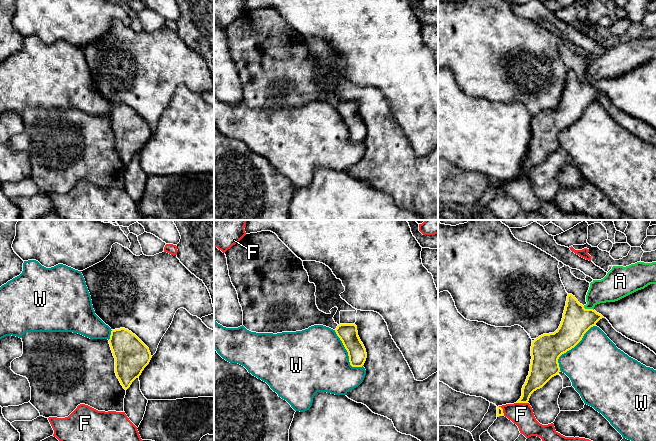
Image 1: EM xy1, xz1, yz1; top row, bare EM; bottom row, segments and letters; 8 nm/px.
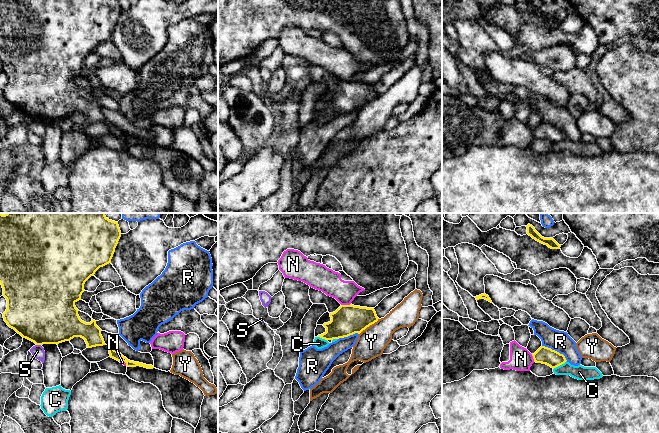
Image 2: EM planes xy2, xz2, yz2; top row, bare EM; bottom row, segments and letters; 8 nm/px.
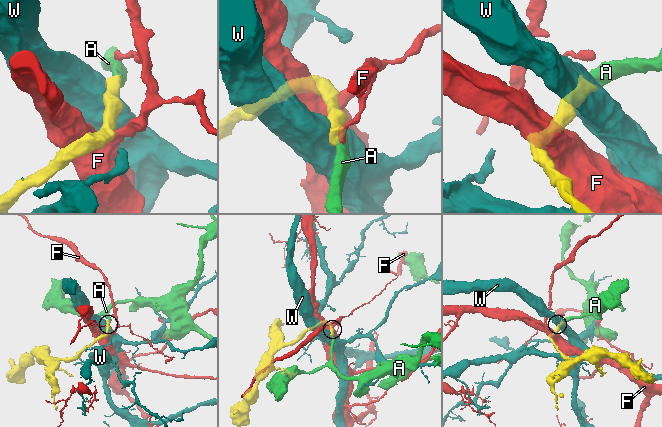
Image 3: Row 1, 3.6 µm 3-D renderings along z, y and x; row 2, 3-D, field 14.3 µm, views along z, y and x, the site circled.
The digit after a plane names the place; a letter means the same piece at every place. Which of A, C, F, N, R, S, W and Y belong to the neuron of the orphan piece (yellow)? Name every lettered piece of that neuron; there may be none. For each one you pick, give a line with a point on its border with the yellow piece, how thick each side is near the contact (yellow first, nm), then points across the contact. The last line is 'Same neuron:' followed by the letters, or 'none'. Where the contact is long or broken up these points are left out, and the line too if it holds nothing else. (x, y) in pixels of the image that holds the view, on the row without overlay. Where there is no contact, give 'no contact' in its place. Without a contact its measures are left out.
A: contact yz1 (588, 85); calibres 240 and 220 nm; way yz1 (576, 97), (588, 85), (605, 66), (611, 64)
Same neuron: A

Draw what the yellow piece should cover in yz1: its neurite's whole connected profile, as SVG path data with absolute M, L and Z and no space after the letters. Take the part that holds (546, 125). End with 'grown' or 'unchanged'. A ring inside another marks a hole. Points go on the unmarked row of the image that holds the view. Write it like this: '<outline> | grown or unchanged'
M637 38L626 43L613 42L603 55L593 56L586 71L587 80L584 82L575 72L568 70L559 104L554 109L543 110L532 117L529 151L522 164L522 172L516 179L528 179L534 167L542 164L552 153L558 151L560 148L559 133L574 124L582 116L584 110L604 94L594 86L597 80L618 77L650 60L656 60L656 38Z | grown

